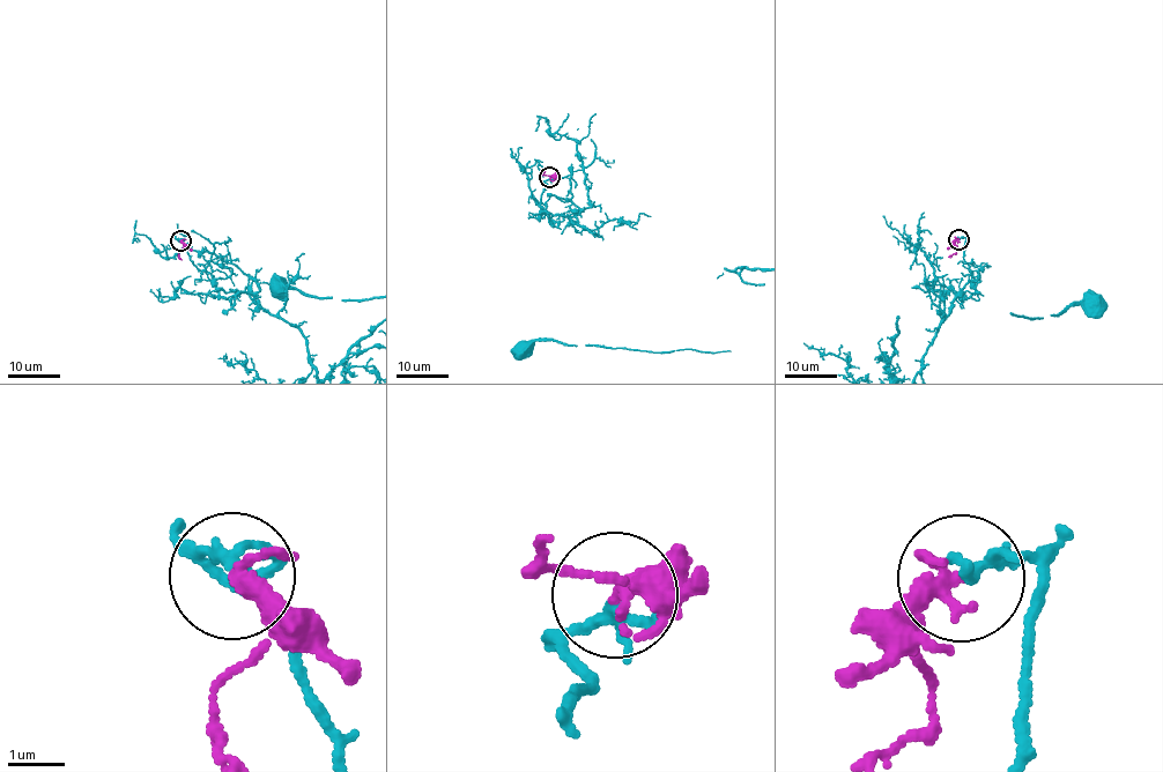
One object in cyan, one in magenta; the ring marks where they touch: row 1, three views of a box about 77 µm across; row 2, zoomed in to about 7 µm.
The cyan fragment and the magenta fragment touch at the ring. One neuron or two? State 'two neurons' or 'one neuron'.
one neuron

